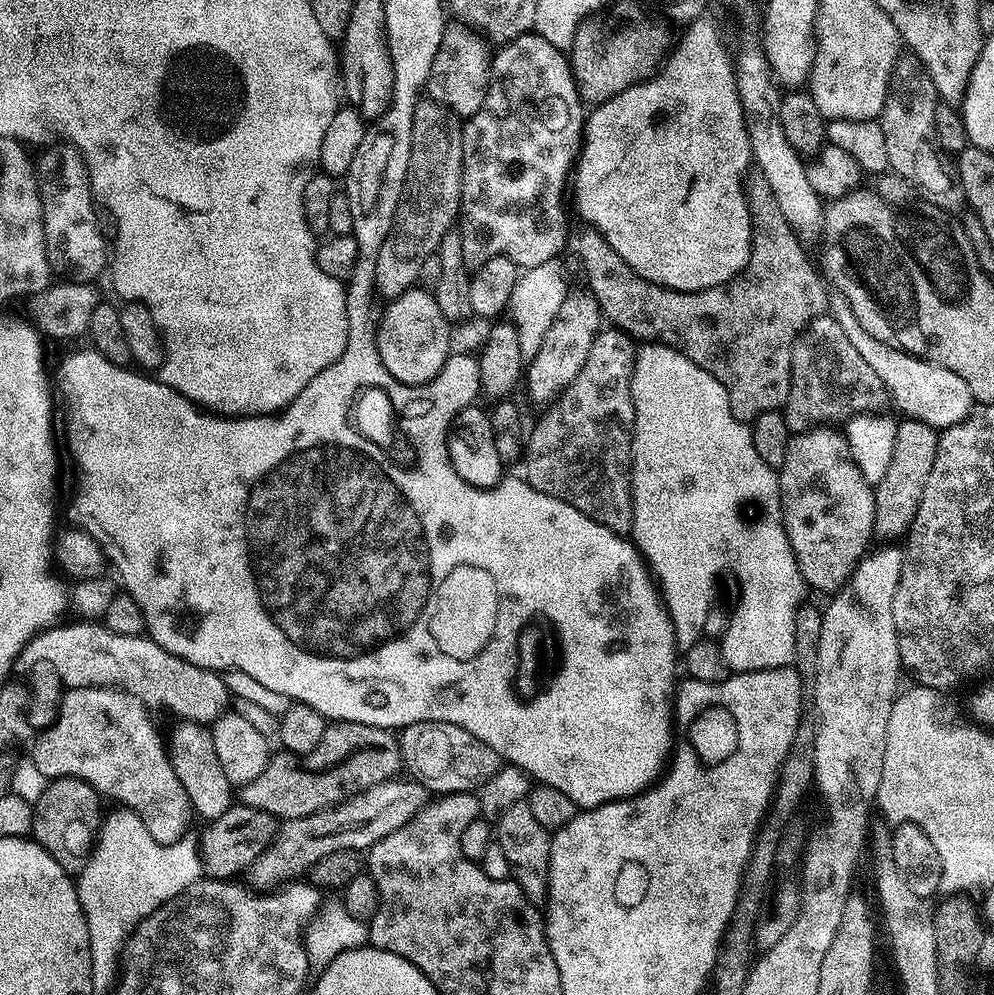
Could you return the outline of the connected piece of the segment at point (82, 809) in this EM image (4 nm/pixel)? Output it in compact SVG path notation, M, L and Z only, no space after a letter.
M57 776L49 779L42 798L34 805L34 826L31 839L42 845L69 874L79 874L96 849L100 829L106 817L102 797L94 786L73 776Z

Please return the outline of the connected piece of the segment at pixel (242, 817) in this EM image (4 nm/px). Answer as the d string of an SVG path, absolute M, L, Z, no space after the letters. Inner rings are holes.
M243 802L233 803L222 818L211 821L203 836L199 839L202 872L205 877L214 880L230 880L247 873L252 864L265 851L271 848L278 835L278 821L276 817L266 814L257 808L251 808Z

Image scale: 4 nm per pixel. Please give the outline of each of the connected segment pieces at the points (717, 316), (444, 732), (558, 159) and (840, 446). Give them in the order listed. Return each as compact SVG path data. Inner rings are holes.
M759 170L749 171L746 177L746 195L748 197L748 206L752 210L752 258L743 272L731 280L728 284L723 284L717 288L707 288L701 292L676 292L672 288L663 288L661 284L652 284L649 280L643 280L630 265L625 262L621 256L616 253L610 246L607 235L596 232L588 232L576 244L574 256L580 260L582 270L582 280L588 283L587 291L593 300L596 301L603 319L608 320L609 325L615 326L619 331L627 334L629 337L637 338L641 336L641 341L655 342L664 344L667 348L672 348L676 352L682 353L686 358L690 358L690 362L694 362L698 366L702 366L702 370L706 370L714 378L718 378L718 382L722 382L722 386L726 390L726 394L730 398L730 410L734 414L734 418L751 422L756 420L762 414L767 412L775 412L783 409L785 402L788 401L790 394L790 386L792 385L792 344L799 338L800 333L808 327L812 320L819 316L825 315L830 308L830 288L826 283L825 277L816 273L816 268L812 265L810 257L804 253L804 248L800 245L800 240L796 237L797 229L786 222L786 217L782 214L782 209L778 207L778 198L776 192L770 186L770 182L766 182L766 174Z
M427 720L406 726L398 739L407 775L426 786L432 794L472 792L502 767L500 755L490 750L488 744L478 742L474 734L466 734L462 726Z
M535 30L524 32L518 38L499 45L490 60L488 74L488 89L486 98L478 111L463 121L460 132L460 145L462 146L462 174L460 175L460 215L458 217L458 231L462 238L462 258L469 270L482 266L482 262L490 262L490 258L505 256L510 258L521 269L527 270L538 266L542 262L550 262L561 254L560 247L564 244L564 200L566 204L566 189L570 184L570 173L582 143L582 133L586 119L586 108L580 99L578 85L572 75L569 59L561 49L550 46L546 38L542 38Z
M828 428L802 432L789 439L786 462L778 469L778 479L784 529L800 567L800 577L811 591L813 588L816 592L828 592L827 594L839 592L869 551L868 543L874 537L876 493L873 485L864 480L853 462L845 437L839 431Z

